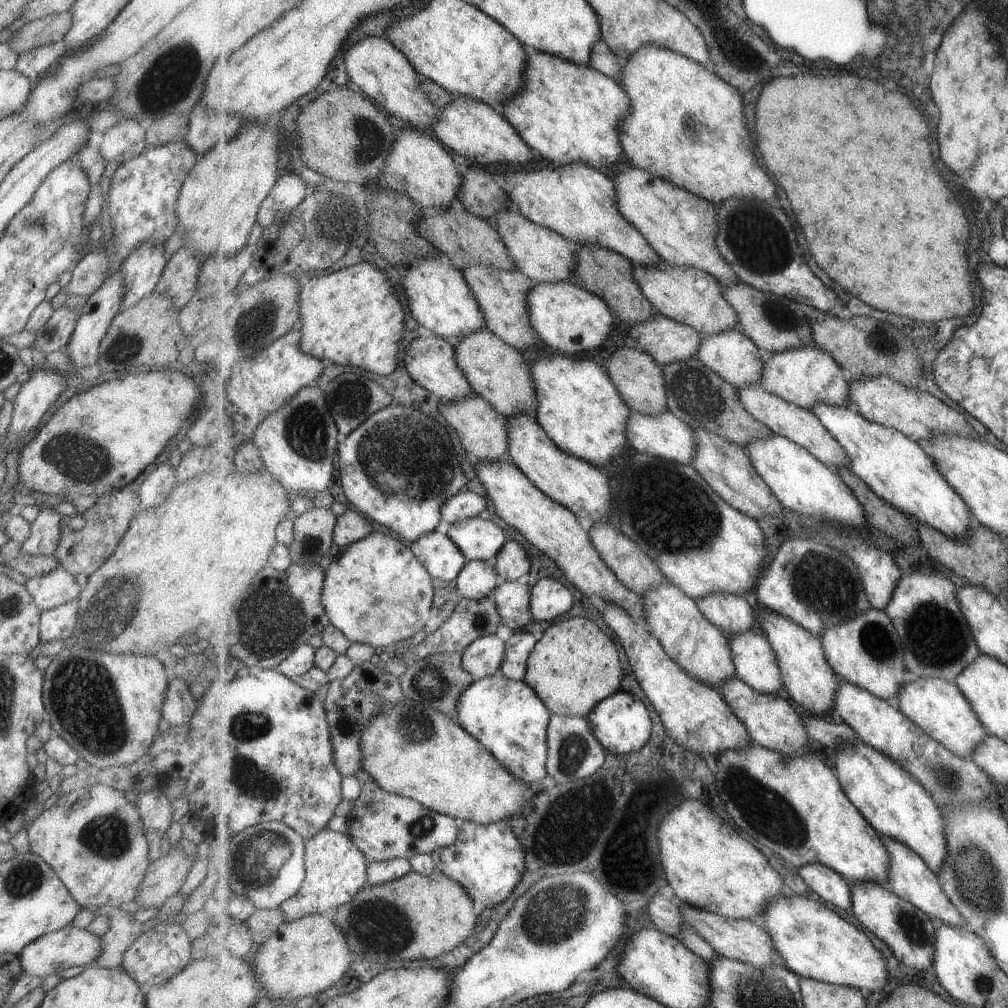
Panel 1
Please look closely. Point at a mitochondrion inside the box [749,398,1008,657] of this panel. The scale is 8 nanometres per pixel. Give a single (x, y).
(815, 582)

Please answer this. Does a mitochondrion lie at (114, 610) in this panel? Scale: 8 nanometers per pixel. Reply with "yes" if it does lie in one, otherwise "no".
yes

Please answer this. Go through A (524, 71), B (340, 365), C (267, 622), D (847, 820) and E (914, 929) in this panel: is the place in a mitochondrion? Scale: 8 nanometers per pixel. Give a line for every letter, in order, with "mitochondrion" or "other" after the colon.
A: other
B: other
C: mitochondrion
D: other
E: mitochondrion

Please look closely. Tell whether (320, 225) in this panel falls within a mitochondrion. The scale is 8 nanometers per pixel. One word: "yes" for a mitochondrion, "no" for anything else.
yes

